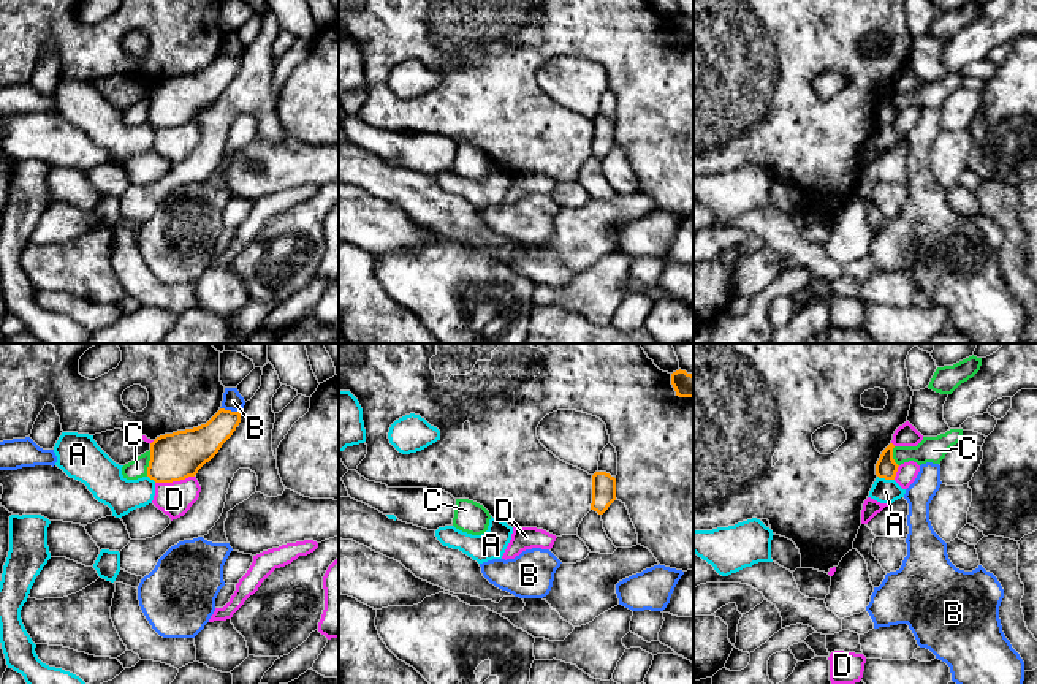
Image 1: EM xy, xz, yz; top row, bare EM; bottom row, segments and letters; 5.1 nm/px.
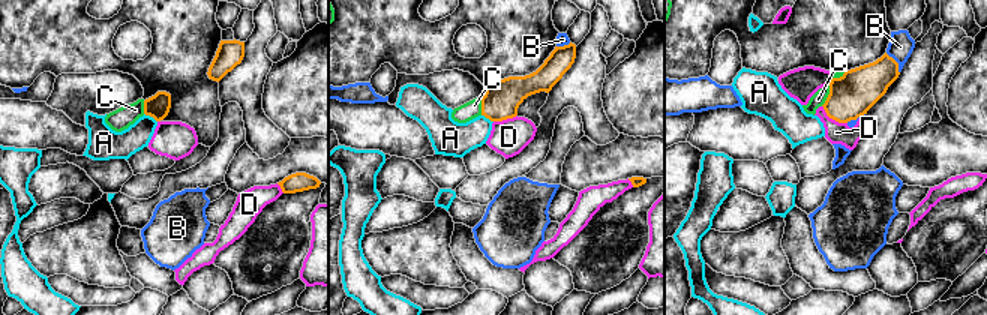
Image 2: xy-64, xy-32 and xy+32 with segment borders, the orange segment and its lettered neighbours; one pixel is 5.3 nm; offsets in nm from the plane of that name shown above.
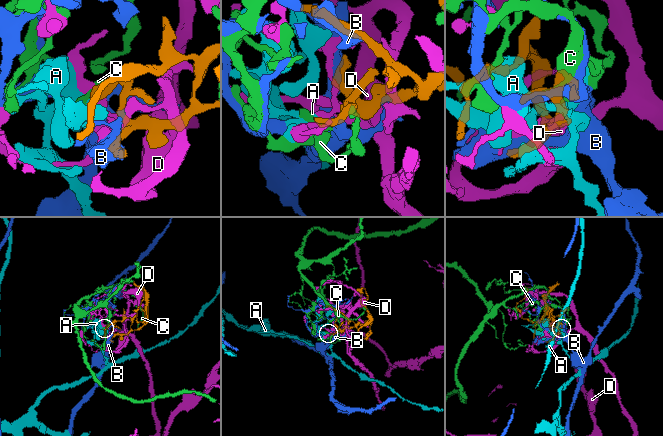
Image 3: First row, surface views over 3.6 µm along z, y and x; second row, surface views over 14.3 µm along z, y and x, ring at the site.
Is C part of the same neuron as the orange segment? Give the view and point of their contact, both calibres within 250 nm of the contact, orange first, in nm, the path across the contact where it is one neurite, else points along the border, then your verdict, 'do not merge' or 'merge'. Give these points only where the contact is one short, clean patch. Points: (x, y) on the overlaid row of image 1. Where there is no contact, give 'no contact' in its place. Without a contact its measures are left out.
xy (149, 463) | 240/100 nm | do not merge

